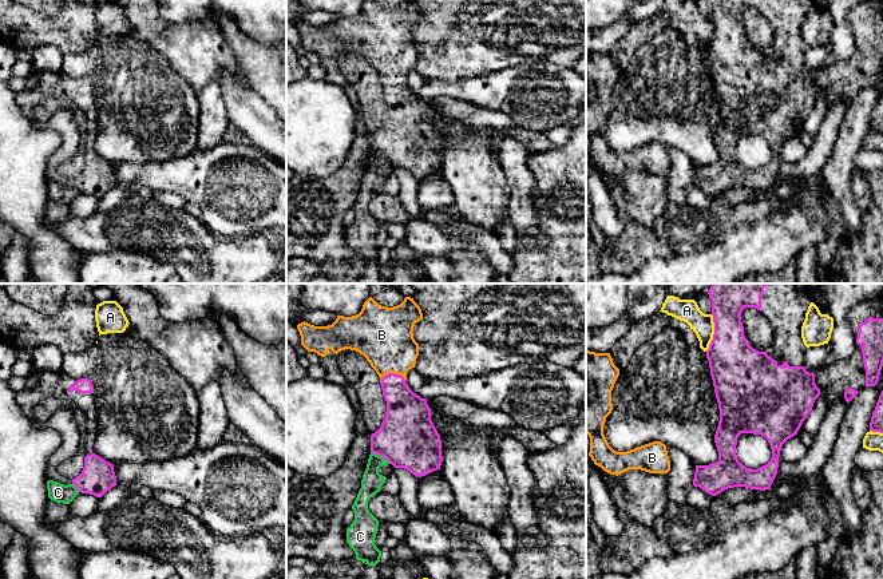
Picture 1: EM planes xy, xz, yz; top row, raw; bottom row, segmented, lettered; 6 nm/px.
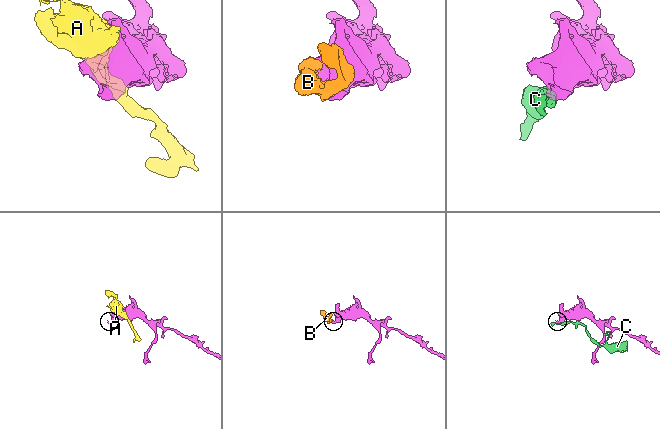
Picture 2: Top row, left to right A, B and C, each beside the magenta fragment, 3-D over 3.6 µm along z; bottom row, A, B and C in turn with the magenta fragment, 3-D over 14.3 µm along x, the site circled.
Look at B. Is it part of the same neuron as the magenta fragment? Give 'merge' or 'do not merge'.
merge

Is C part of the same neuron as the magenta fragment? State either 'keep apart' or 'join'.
keep apart

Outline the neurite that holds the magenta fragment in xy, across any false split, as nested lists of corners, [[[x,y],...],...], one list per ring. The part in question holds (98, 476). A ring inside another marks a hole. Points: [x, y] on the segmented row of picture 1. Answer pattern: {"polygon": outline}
{"polygon": [[[92,453],[84,457],[84,468],[79,476],[72,479],[72,484],[82,493],[102,497],[107,491],[116,485],[114,464]]]}

